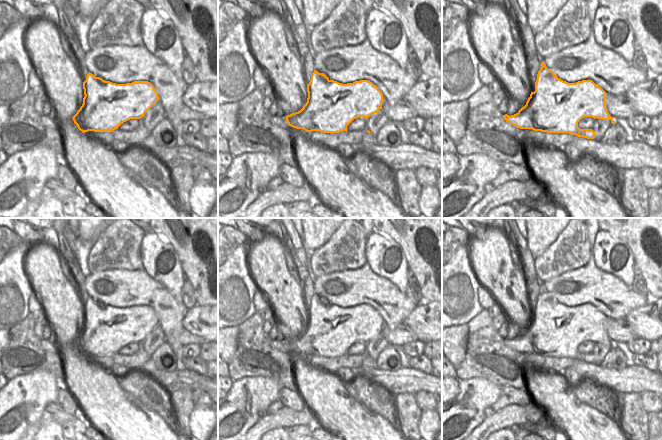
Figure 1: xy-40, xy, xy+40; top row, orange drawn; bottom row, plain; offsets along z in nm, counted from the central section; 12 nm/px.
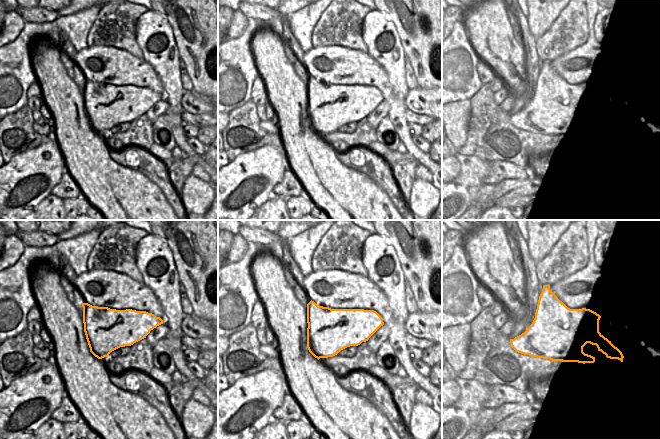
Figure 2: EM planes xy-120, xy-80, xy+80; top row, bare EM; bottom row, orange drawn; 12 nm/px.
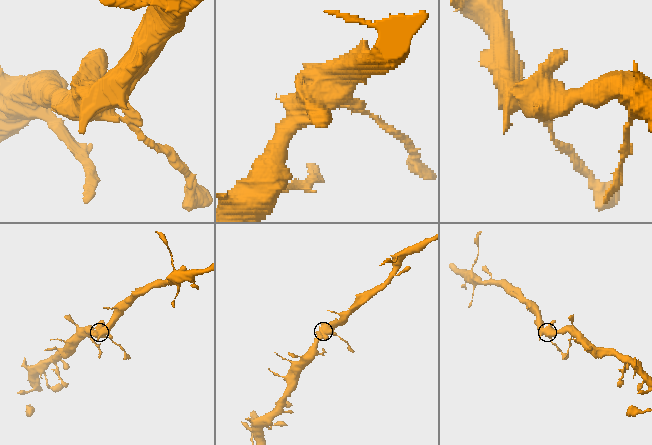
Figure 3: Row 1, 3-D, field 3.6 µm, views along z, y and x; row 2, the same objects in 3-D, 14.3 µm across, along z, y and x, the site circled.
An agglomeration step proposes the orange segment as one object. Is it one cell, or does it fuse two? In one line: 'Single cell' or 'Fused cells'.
Fused cells

